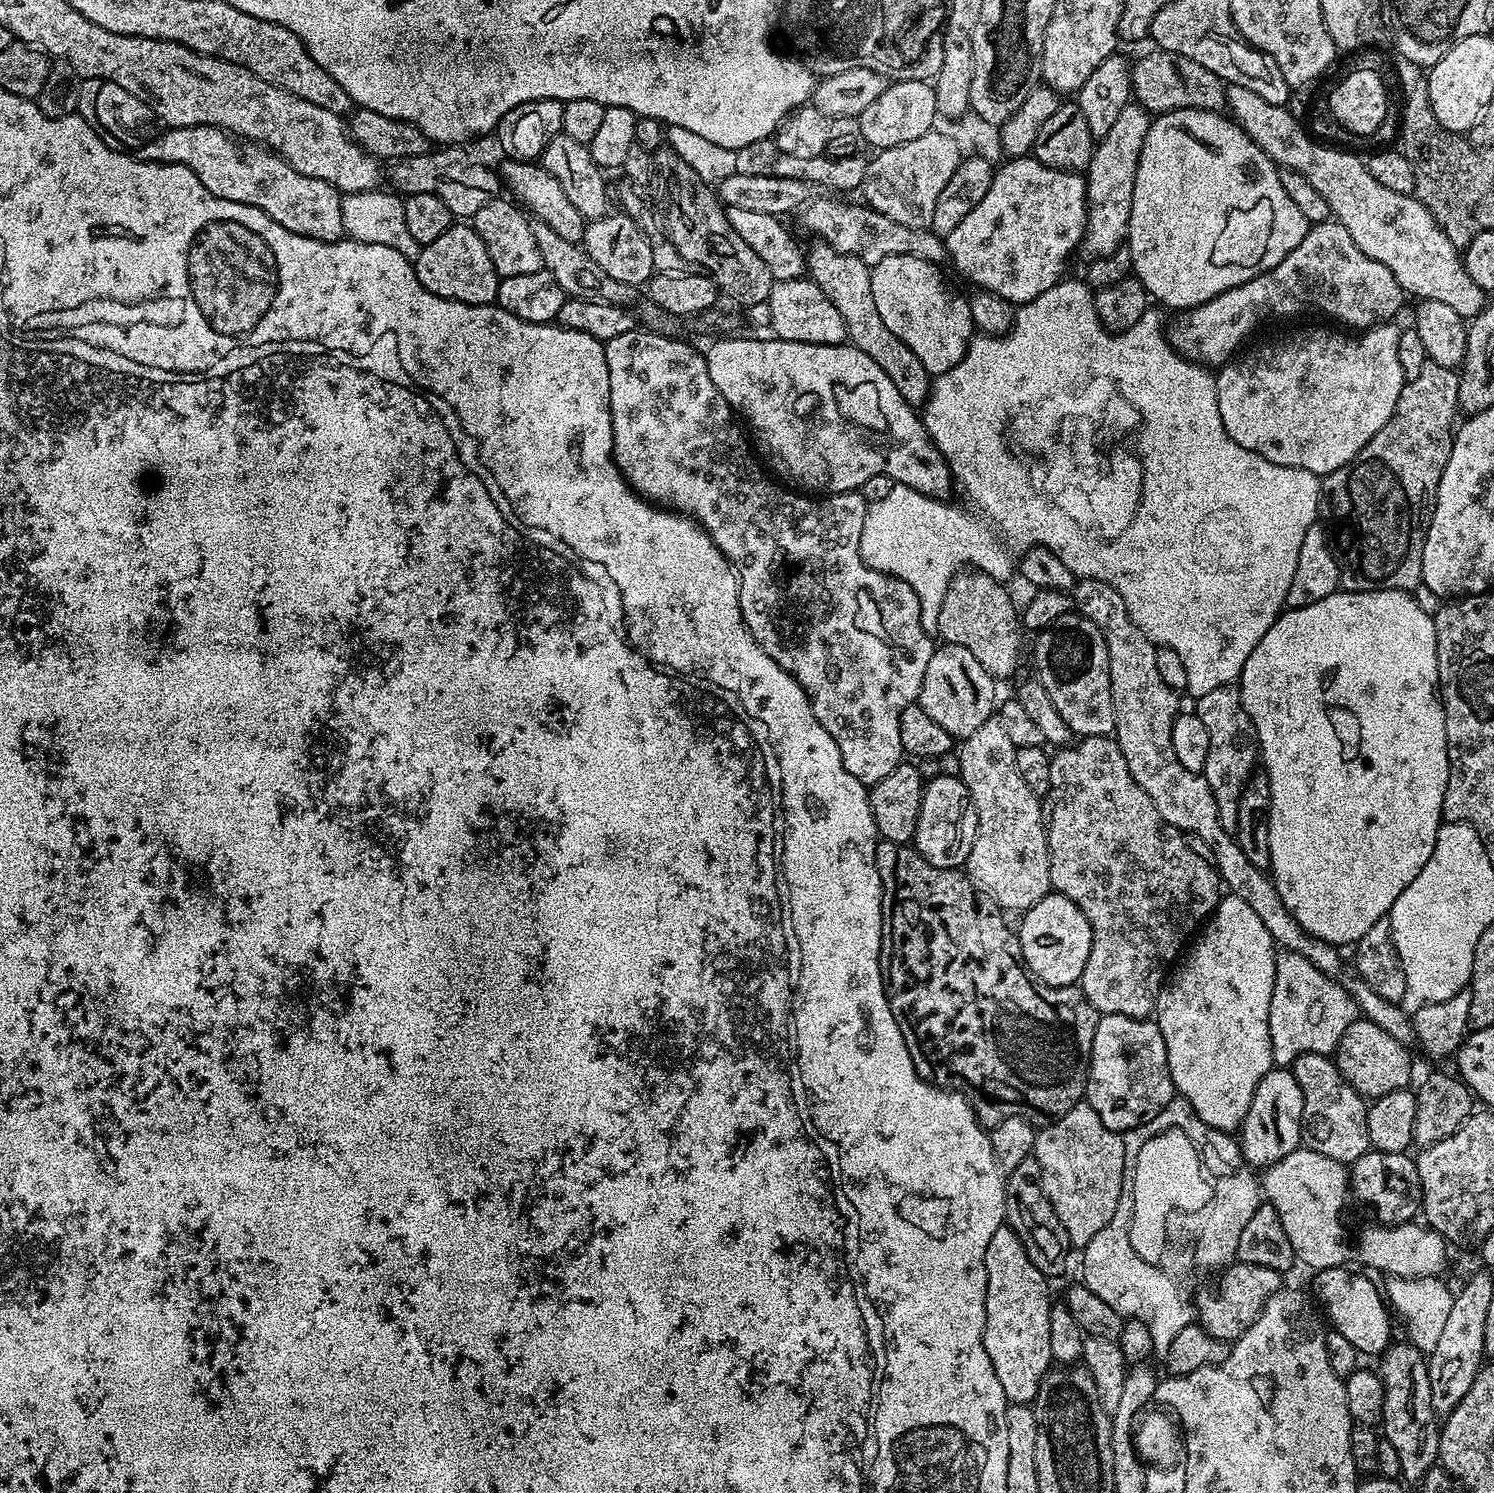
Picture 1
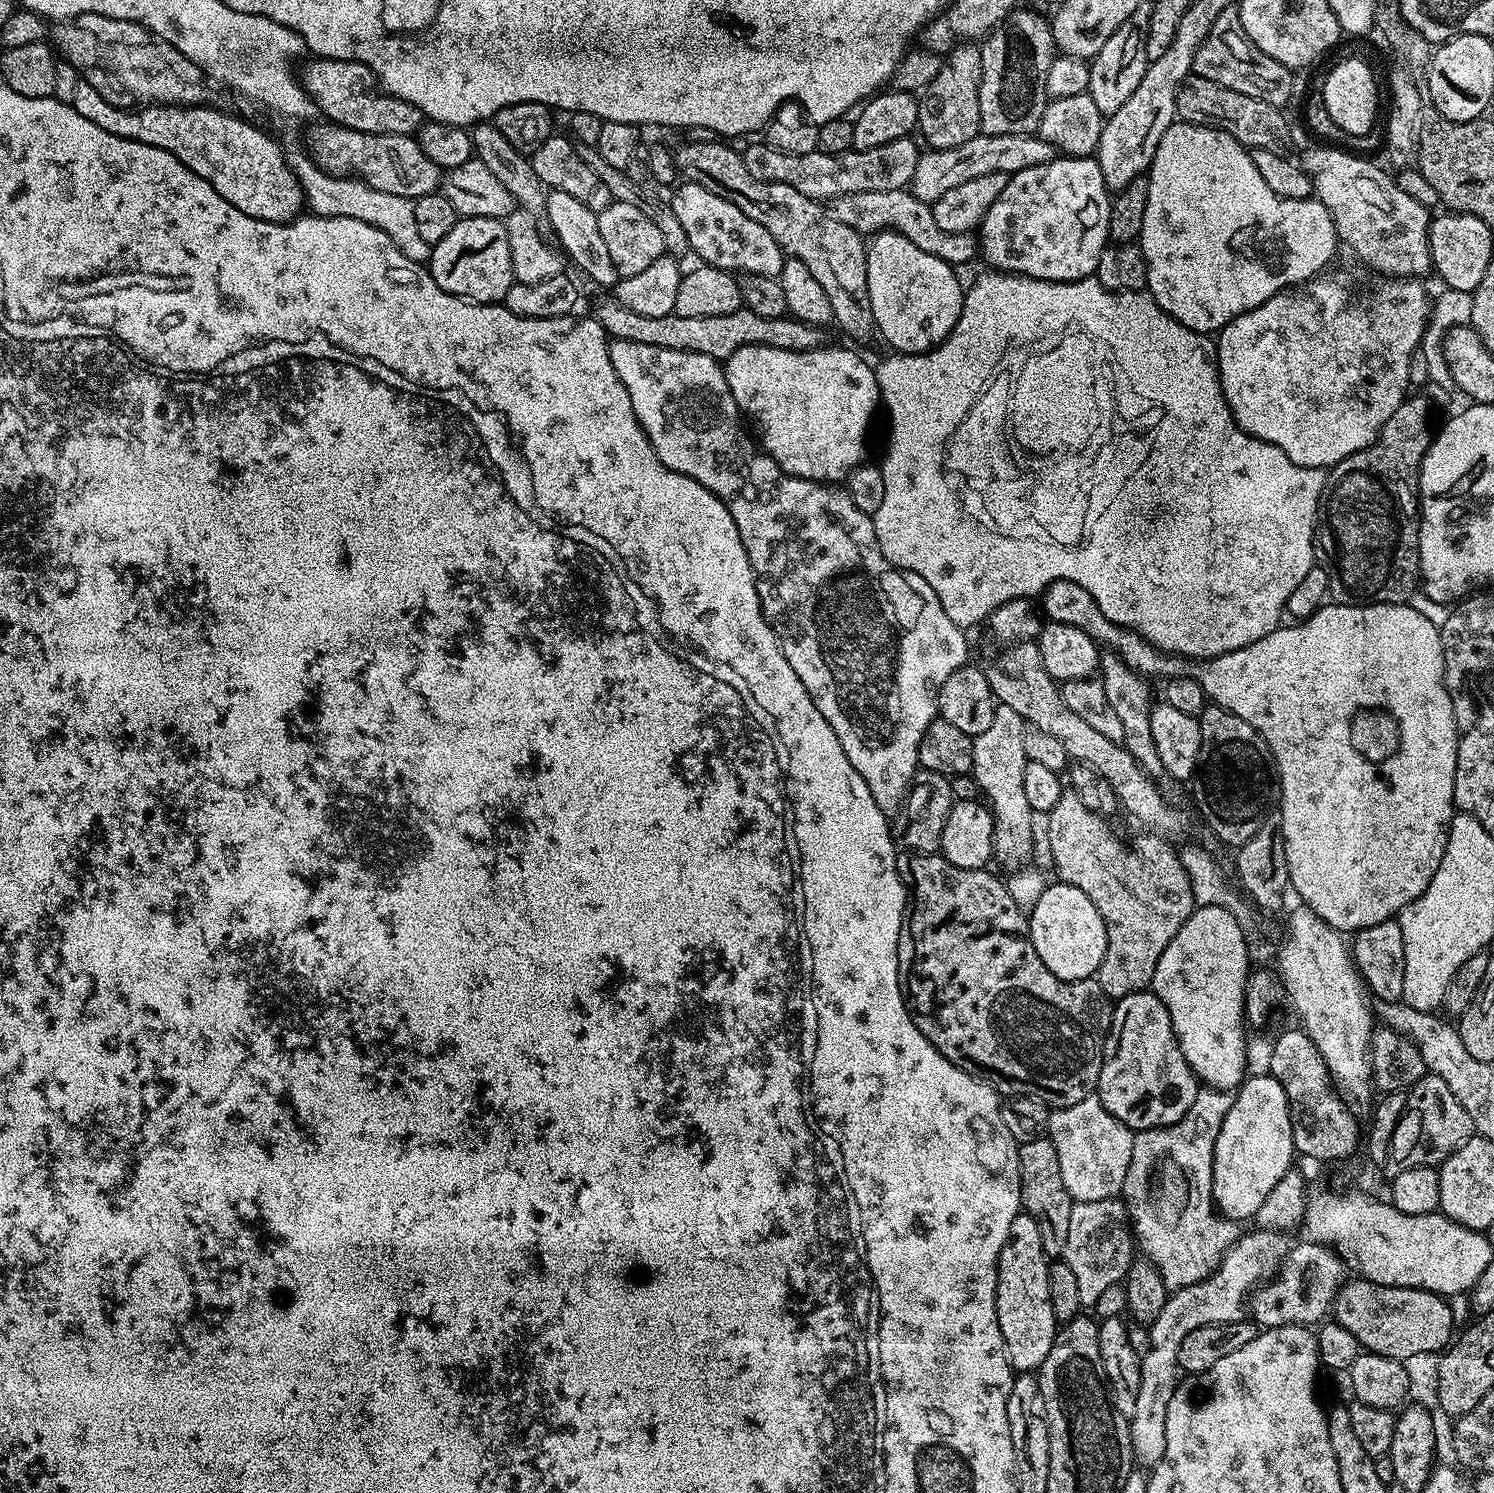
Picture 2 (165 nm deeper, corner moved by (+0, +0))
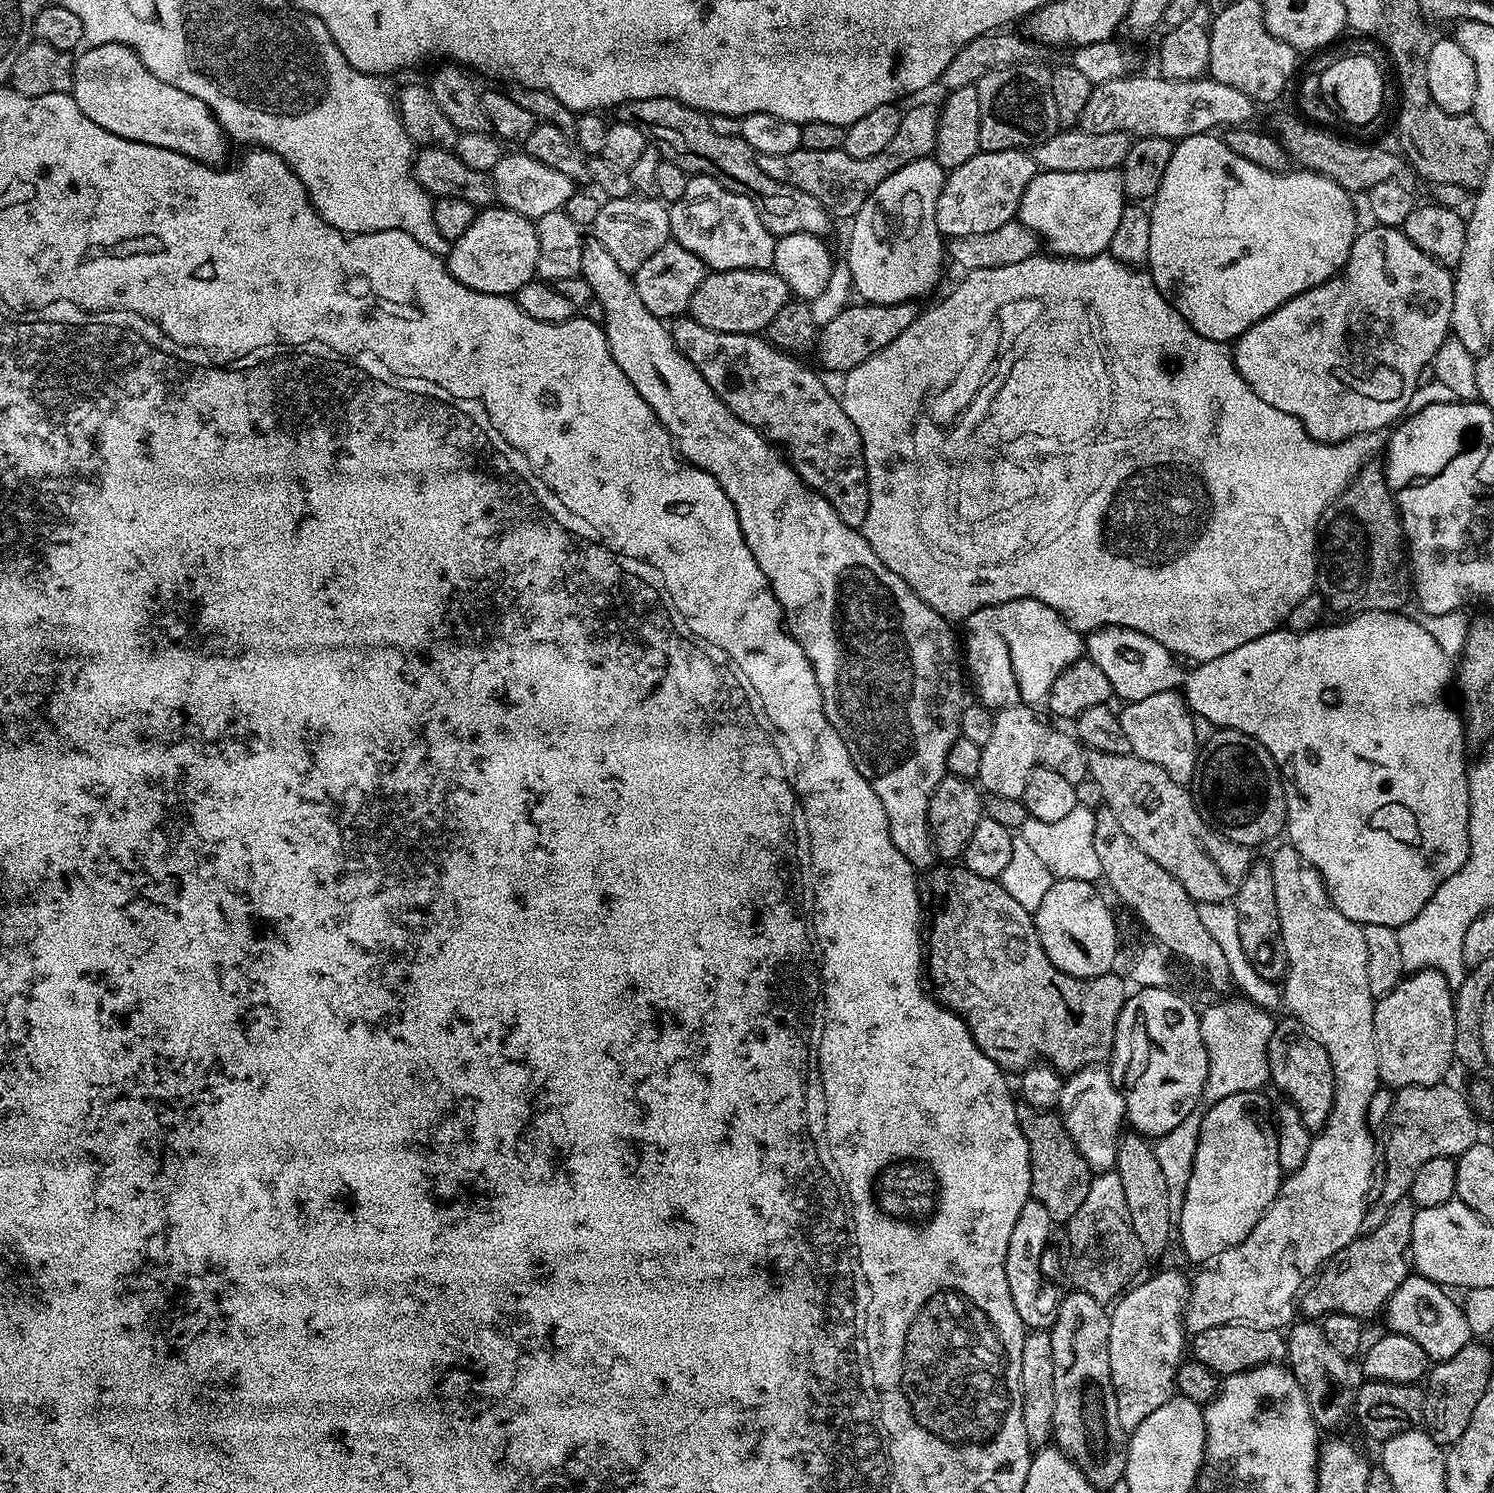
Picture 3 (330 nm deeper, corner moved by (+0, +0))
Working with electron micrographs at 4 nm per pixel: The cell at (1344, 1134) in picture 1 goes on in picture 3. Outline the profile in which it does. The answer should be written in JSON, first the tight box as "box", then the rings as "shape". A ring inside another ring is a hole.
{"box":[1268,1018,1336,1134],"shape":[[[1295,1018],[1275,1021],[1268,1043],[1268,1074],[1271,1083],[1281,1092],[1287,1103],[1298,1106],[1302,1120],[1313,1134],[1324,1127],[1330,1118],[1332,1103],[1336,1097],[1336,1083],[1332,1063],[1326,1050],[1305,1030]]]}

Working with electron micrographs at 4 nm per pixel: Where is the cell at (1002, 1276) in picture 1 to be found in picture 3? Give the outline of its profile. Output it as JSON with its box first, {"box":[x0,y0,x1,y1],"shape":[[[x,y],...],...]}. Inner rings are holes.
{"box":[1006,1199,1062,1329],"shape":[[[1029,1199],[1026,1206],[1018,1213],[1018,1222],[1014,1222],[1014,1231],[1010,1233],[1010,1246],[1006,1246],[1006,1282],[1010,1282],[1010,1298],[1014,1298],[1014,1310],[1018,1310],[1018,1318],[1022,1318],[1025,1329],[1051,1329],[1060,1309],[1062,1292],[1059,1292],[1044,1277],[1040,1263],[1044,1260],[1044,1251],[1049,1251],[1048,1239],[1053,1227],[1050,1213],[1042,1202]]]}

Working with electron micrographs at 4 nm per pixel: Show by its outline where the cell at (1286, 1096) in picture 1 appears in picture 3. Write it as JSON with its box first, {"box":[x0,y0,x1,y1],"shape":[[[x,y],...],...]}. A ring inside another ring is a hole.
{"box":[1178,1091,1280,1266],"shape":[[[1263,1091],[1230,1094],[1203,1113],[1190,1182],[1178,1209],[1178,1238],[1180,1234],[1180,1244],[1196,1266],[1207,1265],[1218,1254],[1238,1246],[1280,1192],[1274,1108],[1264,1095]]]}

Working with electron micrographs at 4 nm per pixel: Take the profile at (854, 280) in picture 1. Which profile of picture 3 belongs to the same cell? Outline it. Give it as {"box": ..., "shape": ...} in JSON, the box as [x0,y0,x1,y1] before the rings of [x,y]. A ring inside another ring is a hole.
{"box":[614,98,833,238],"shape":[[[670,98],[631,100],[614,109],[614,120],[617,124],[641,128],[651,147],[657,148],[663,159],[674,162],[674,166],[682,166],[684,172],[709,176],[726,190],[748,196],[750,202],[754,202],[754,210],[758,210],[758,218],[762,218],[766,230],[770,230],[773,236],[779,238],[801,232],[824,238],[831,230],[833,217],[818,198],[797,192],[789,184],[776,184],[774,178],[766,178],[766,174],[762,174],[762,166],[758,166],[754,149],[738,134],[727,136],[724,132],[715,132],[708,125],[709,117],[697,108]]]}

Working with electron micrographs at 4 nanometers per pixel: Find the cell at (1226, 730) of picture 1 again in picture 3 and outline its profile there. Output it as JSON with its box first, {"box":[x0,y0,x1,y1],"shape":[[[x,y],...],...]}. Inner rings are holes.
{"box":[1190,728,1288,846],"shape":[[[1218,728],[1210,742],[1199,745],[1196,758],[1196,777],[1190,785],[1194,793],[1198,814],[1215,832],[1221,832],[1226,838],[1245,846],[1275,841],[1276,835],[1285,831],[1288,822],[1288,803],[1284,793],[1284,782],[1280,778],[1280,768],[1274,762],[1270,750],[1254,738],[1238,730]]]}

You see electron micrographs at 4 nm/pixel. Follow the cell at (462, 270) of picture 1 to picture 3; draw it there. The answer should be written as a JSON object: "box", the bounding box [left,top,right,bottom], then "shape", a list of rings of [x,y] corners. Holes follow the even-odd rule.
{"box":[446,206,538,297],"shape":[[[488,206],[477,211],[470,230],[451,241],[446,257],[448,272],[462,286],[482,294],[511,297],[536,276],[538,236],[533,221],[509,208]]]}

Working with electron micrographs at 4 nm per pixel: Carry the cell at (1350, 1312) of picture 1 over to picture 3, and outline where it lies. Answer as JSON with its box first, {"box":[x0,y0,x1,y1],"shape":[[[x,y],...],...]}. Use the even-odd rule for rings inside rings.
{"box":[1382,1274,1473,1362],"shape":[[[1409,1274],[1402,1286],[1394,1290],[1382,1312],[1382,1316],[1388,1319],[1387,1327],[1406,1338],[1414,1338],[1414,1342],[1426,1350],[1429,1361],[1432,1362],[1454,1358],[1454,1354],[1458,1354],[1458,1350],[1462,1350],[1473,1339],[1463,1307],[1457,1301],[1455,1304],[1447,1294],[1449,1295],[1433,1280],[1419,1274]]]}

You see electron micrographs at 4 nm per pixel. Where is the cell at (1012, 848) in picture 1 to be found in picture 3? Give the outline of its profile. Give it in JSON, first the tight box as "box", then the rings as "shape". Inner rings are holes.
{"box":[978,704,1046,800],"shape":[[[1019,704],[1001,708],[993,715],[994,727],[990,739],[981,747],[981,768],[978,775],[979,787],[985,793],[993,792],[1002,798],[1018,800],[1022,790],[1026,790],[1026,778],[1030,778],[1030,770],[1037,767],[1038,750],[1046,731],[1044,720],[1036,711],[1035,707]]]}

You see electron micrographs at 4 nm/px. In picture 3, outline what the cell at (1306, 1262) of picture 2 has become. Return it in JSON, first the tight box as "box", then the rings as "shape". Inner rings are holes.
{"box":[1302,1198,1416,1322],"shape":[[[1405,1198],[1394,1202],[1391,1213],[1378,1226],[1378,1230],[1361,1235],[1350,1246],[1338,1250],[1338,1254],[1333,1260],[1329,1260],[1314,1279],[1303,1289],[1302,1292],[1302,1312],[1308,1318],[1323,1318],[1329,1316],[1331,1312],[1338,1314],[1350,1314],[1362,1322],[1367,1321],[1367,1316],[1372,1316],[1381,1311],[1387,1305],[1388,1299],[1402,1286],[1402,1282],[1410,1274],[1410,1249],[1412,1246],[1412,1227],[1416,1217],[1416,1205],[1411,1199]]]}

